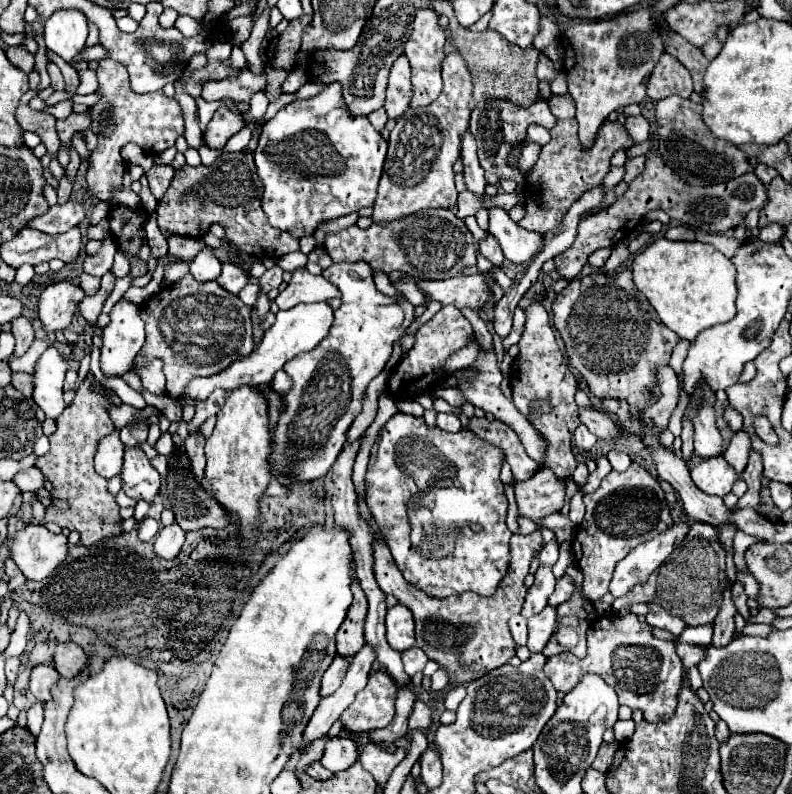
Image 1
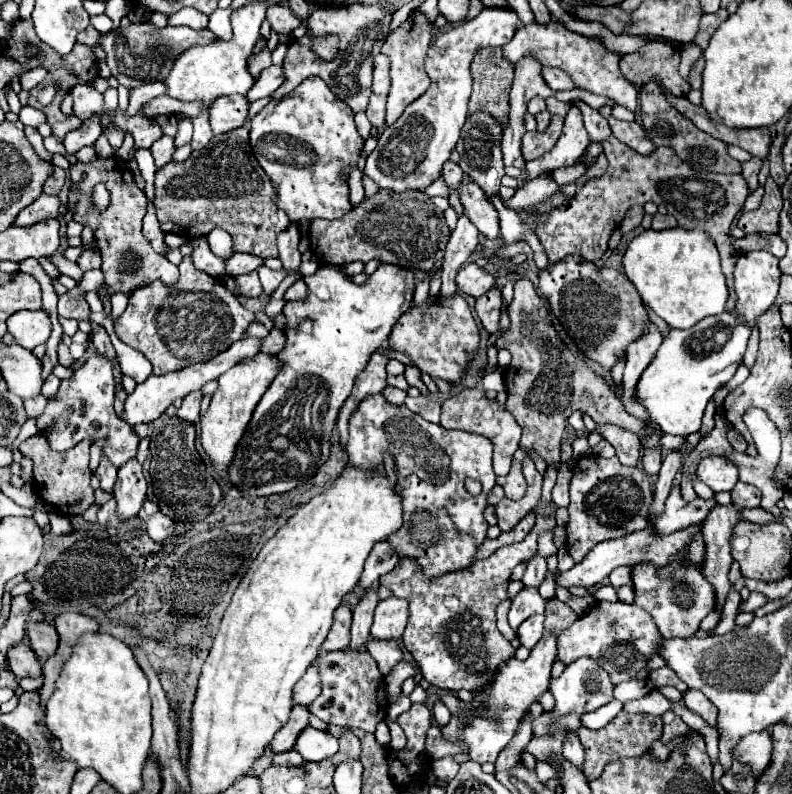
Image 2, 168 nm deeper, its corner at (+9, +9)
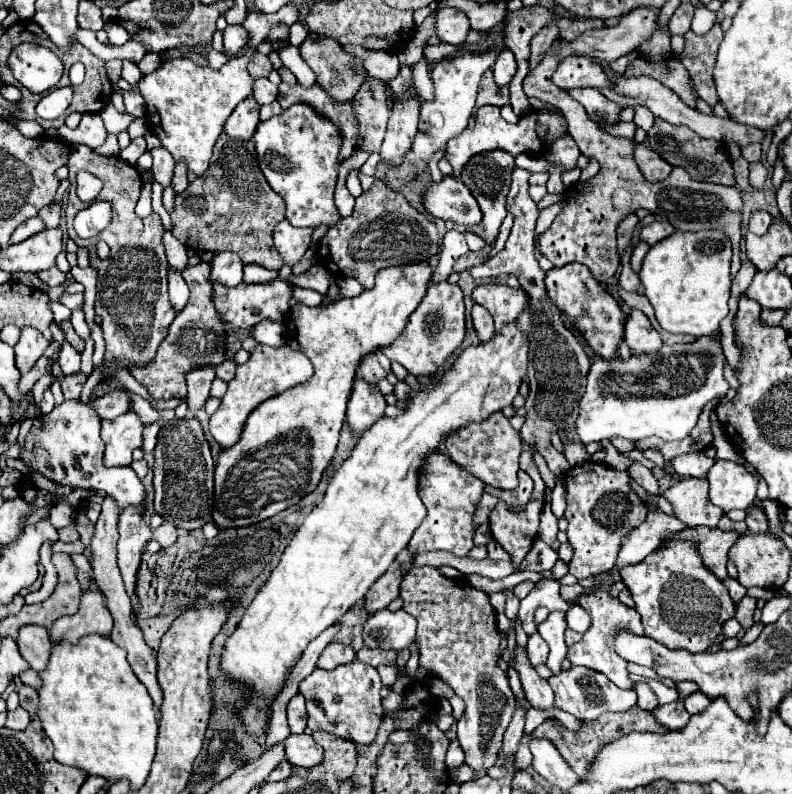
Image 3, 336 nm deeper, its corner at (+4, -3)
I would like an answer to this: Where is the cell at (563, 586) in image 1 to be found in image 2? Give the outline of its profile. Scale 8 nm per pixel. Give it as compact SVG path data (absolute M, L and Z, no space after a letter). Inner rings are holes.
M646 526L642 532L634 532L630 536L624 536L624 538L618 538L618 540L610 540L610 542L602 542L602 544L596 544L588 554L586 558L576 564L574 568L566 570L566 572L560 572L556 576L556 586L562 586L562 588L572 588L572 586L584 586L584 588L590 588L598 582L602 582L604 578L608 578L608 574L618 568L618 566L634 566L634 564L656 564L656 566L664 566L666 562L670 562L676 554L682 556L684 554L684 546L688 544L688 540L700 532L700 526L688 526L680 532L674 532L674 534L668 534L668 536L656 536L656 532Z

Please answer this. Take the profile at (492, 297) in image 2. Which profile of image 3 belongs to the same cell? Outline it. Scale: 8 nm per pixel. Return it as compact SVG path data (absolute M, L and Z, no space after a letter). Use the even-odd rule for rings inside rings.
M475 304L473 310L471 310L471 318L473 318L473 328L475 328L479 340L487 342L495 334L495 326L493 326L491 314L483 306Z

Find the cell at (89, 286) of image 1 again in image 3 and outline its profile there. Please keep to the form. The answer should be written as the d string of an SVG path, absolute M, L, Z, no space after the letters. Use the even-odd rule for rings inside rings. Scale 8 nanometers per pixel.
M53 266L53 268L49 268L49 270L43 270L43 272L37 272L37 276L45 282L45 284L49 284L49 286L61 286L67 278L65 278L65 274L57 268L57 266Z

